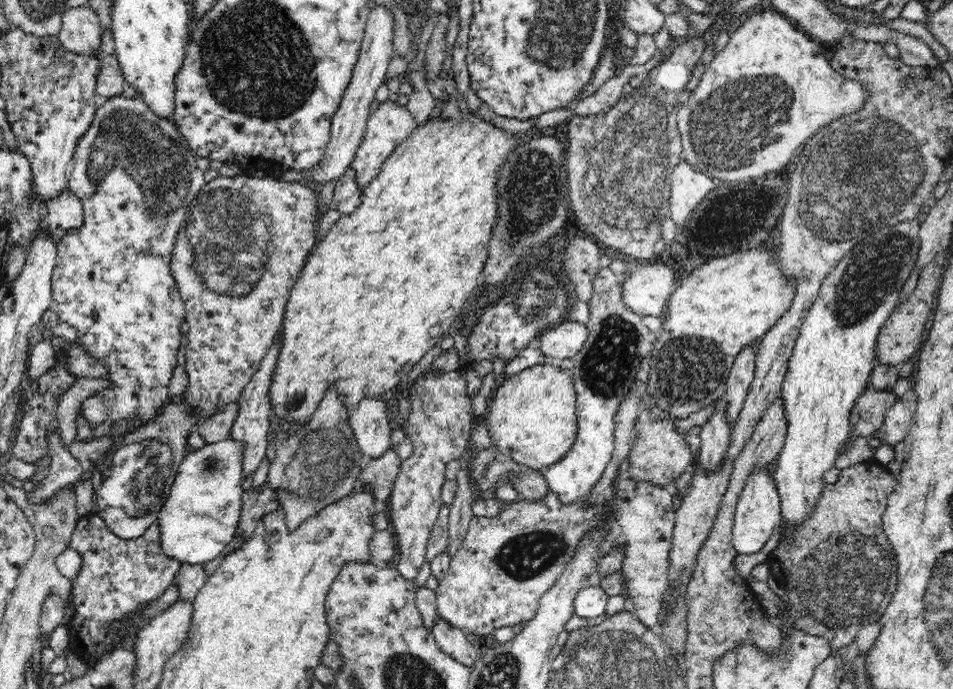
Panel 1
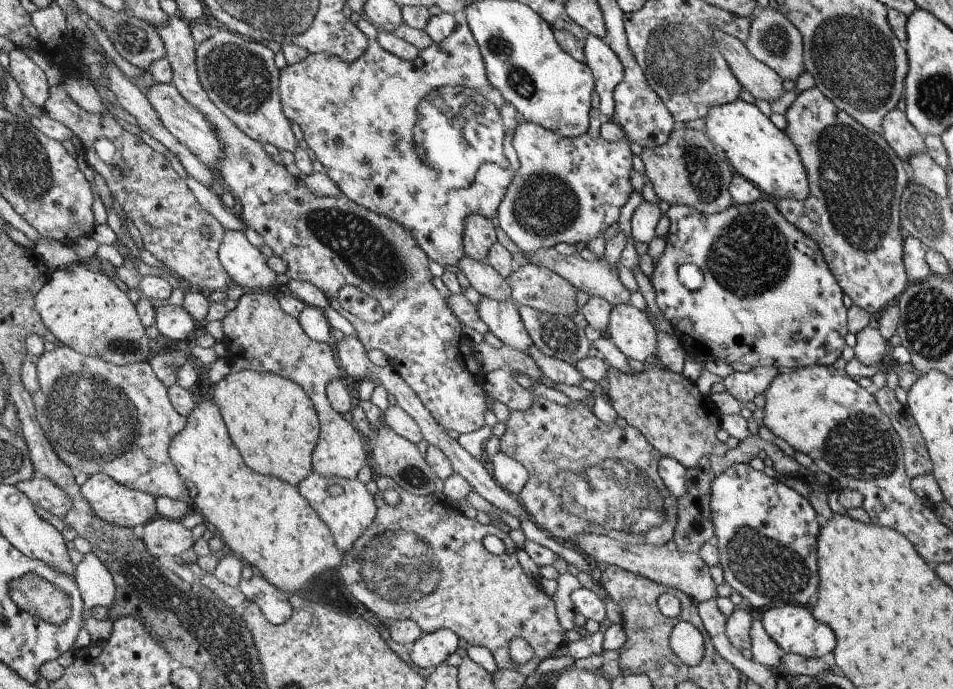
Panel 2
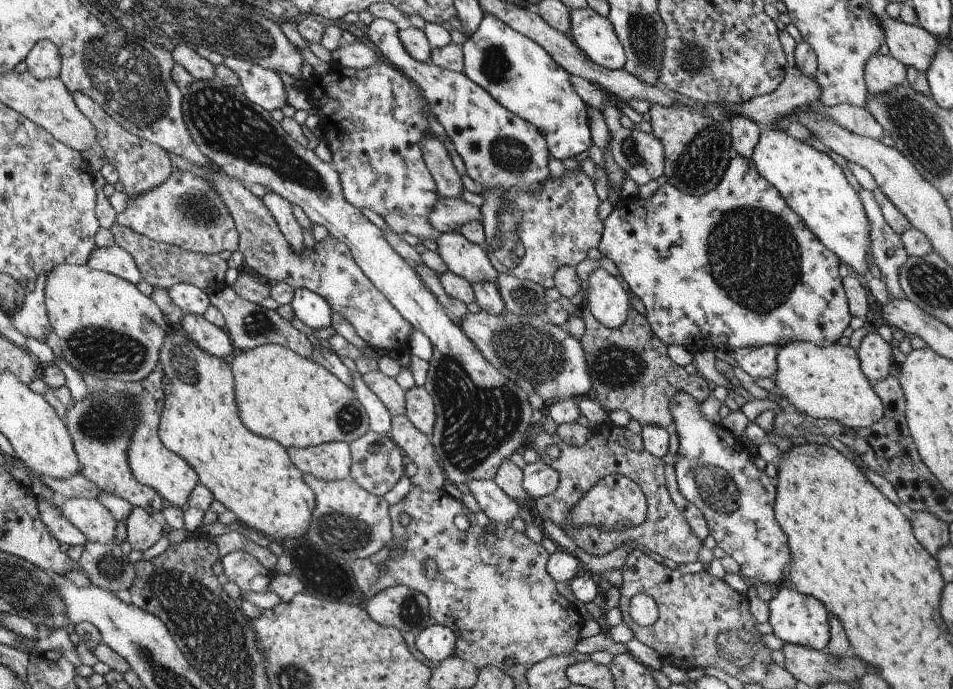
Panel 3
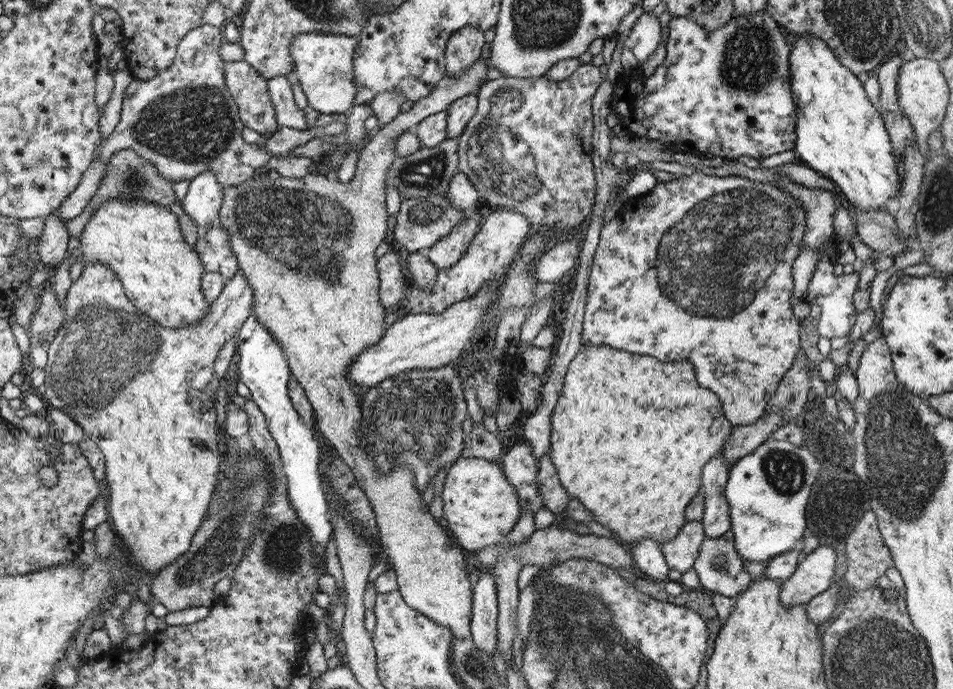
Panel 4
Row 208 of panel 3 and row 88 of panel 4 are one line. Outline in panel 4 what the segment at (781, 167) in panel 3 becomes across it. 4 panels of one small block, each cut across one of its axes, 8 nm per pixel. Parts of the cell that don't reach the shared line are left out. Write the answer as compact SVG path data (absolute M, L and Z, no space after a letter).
M811 34L809 36L789 35L791 44L789 63L792 75L790 90L792 90L792 98L797 108L794 148L798 156L797 161L829 178L852 206L868 212L886 210L886 202L894 200L899 195L903 178L897 169L891 138L878 106L874 106L866 96L864 86L857 75L836 58L823 40Z

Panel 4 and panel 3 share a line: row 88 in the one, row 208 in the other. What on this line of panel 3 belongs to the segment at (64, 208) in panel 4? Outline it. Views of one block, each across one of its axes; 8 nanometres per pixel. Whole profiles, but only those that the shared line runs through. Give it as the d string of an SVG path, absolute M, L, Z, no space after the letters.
M178 168L162 186L129 200L128 208L117 214L115 223L132 228L134 232L148 236L155 242L179 246L192 252L217 254L239 250L239 230L236 230L234 218L219 192L212 188L208 180Z

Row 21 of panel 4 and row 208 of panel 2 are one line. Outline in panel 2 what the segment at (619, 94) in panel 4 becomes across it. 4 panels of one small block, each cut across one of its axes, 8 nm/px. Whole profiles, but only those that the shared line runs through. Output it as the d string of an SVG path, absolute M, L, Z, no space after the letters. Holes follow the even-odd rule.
M764 196L760 201L750 205L734 205L730 206L725 212L719 214L704 215L697 212L694 208L683 205L675 205L670 207L666 214L670 220L670 230L665 236L665 252L655 264L653 276L650 281L656 290L656 303L662 311L662 314L672 325L676 336L682 343L686 353L692 357L704 360L722 359L728 365L733 362L741 362L750 364L754 367L775 367L800 369L813 365L823 365L826 367L834 366L841 358L845 344L845 336L849 332L847 330L847 309L843 304L843 291L840 289L835 277L831 274L831 270L825 264L818 248L814 248L813 241L800 233L798 228L789 224L781 213L775 208L774 201ZM685 263L698 263L699 268L705 275L705 284L698 291L688 291L678 279L678 268Z

